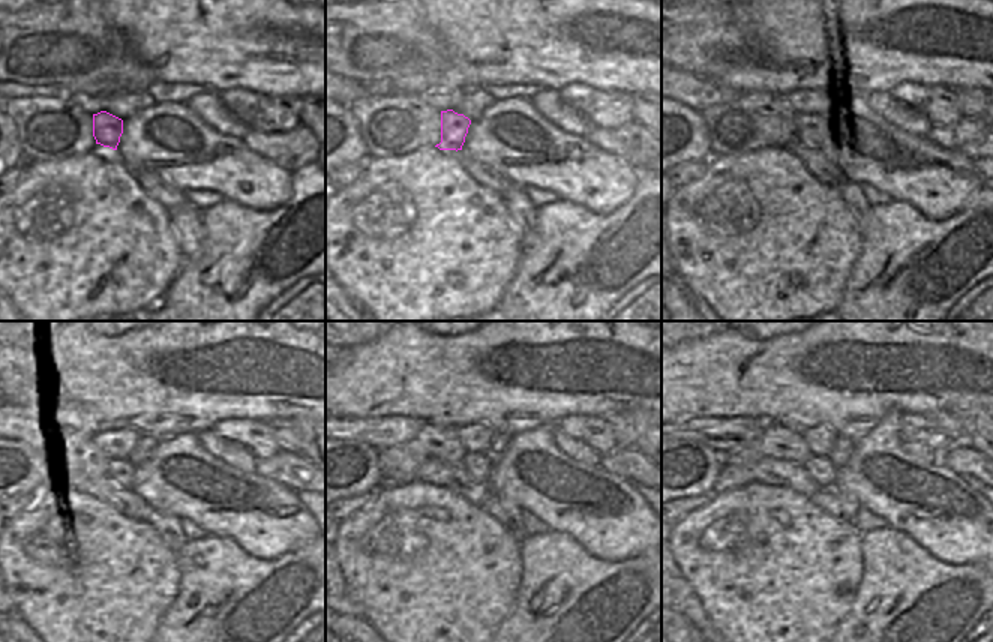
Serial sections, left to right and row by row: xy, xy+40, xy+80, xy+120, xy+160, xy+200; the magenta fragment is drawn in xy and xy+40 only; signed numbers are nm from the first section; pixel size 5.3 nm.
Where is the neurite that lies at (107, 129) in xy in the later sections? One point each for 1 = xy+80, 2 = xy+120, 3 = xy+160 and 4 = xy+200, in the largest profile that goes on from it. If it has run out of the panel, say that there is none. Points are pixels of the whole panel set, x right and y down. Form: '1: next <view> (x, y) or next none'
1: next xy+80 (809, 129)
2: next xy+120 (137, 458)
3: next xy+160 (477, 465)
4: next xy+200 (821, 470)

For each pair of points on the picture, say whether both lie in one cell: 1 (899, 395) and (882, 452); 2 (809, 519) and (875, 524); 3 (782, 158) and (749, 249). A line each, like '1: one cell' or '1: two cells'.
1: two cells
2: two cells
3: one cell

